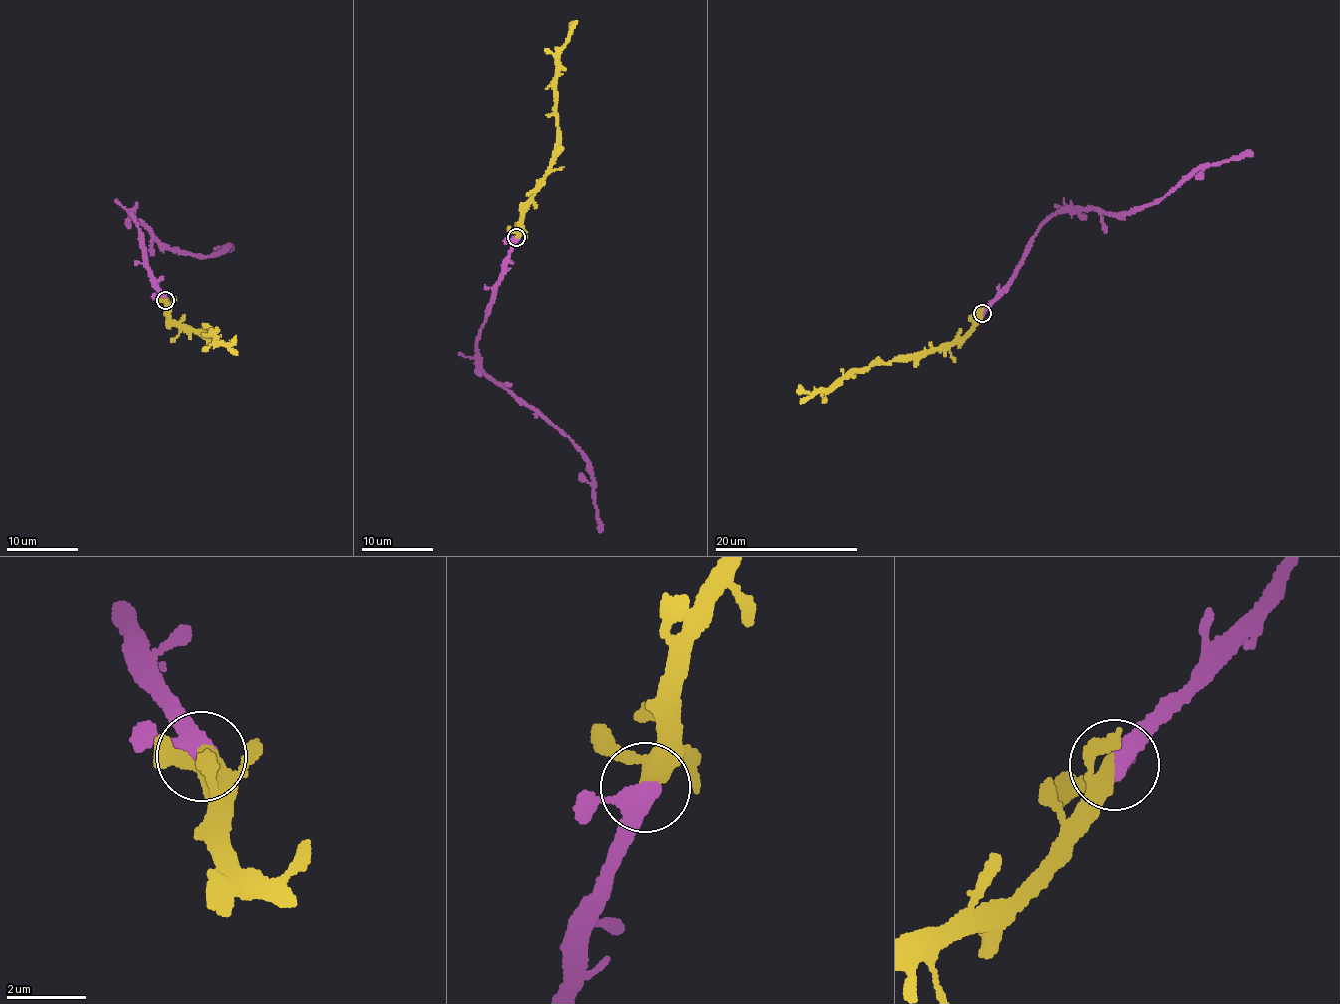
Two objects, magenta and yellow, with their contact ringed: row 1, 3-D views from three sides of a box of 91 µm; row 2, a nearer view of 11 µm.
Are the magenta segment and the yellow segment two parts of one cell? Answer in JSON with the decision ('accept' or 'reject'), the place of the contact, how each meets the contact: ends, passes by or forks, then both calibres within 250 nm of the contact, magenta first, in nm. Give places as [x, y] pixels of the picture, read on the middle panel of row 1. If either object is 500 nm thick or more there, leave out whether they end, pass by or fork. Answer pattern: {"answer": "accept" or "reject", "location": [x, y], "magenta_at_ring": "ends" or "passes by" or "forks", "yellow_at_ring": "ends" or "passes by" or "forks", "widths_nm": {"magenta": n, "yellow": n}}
{"answer": "accept", "location": [516, 237], "magenta_at_ring": "passes by", "yellow_at_ring": "passes by", "widths_nm": {"magenta": 400, "yellow": 360}}

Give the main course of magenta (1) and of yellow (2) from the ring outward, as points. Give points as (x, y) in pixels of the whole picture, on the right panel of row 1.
1: (981, 313), (1013, 276), (1037, 230), (1057, 213), (1094, 207), (1115, 214), (1159, 202), (1200, 168), (1253, 152)
2: (981, 313), (978, 324), (965, 335), (908, 356), (849, 370), (828, 389), (823, 388), (801, 403)

